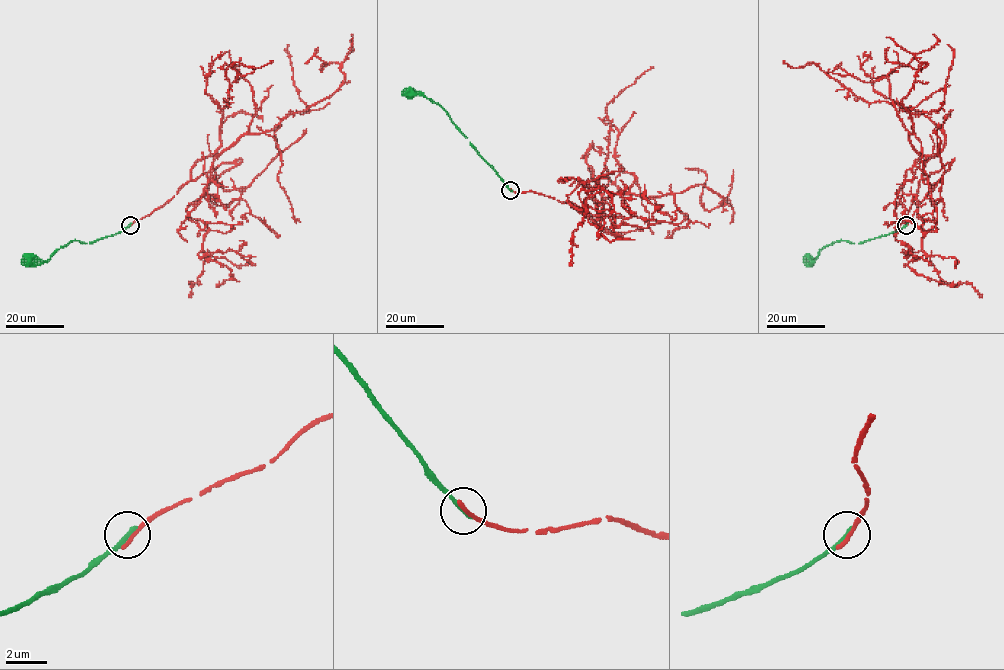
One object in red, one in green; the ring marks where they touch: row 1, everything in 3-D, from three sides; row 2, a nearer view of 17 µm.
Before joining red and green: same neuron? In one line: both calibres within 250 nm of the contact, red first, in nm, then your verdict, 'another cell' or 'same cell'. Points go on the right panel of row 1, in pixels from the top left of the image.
calibres 260 and 280 nm; another cell

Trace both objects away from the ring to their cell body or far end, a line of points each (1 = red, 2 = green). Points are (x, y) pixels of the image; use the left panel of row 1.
1: (130, 225), (163, 206), (203, 158), (272, 130), (344, 79), (337, 63), (304, 63)
2: (130, 225), (116, 234), (92, 242), (72, 241), (41, 263), (29, 259)

